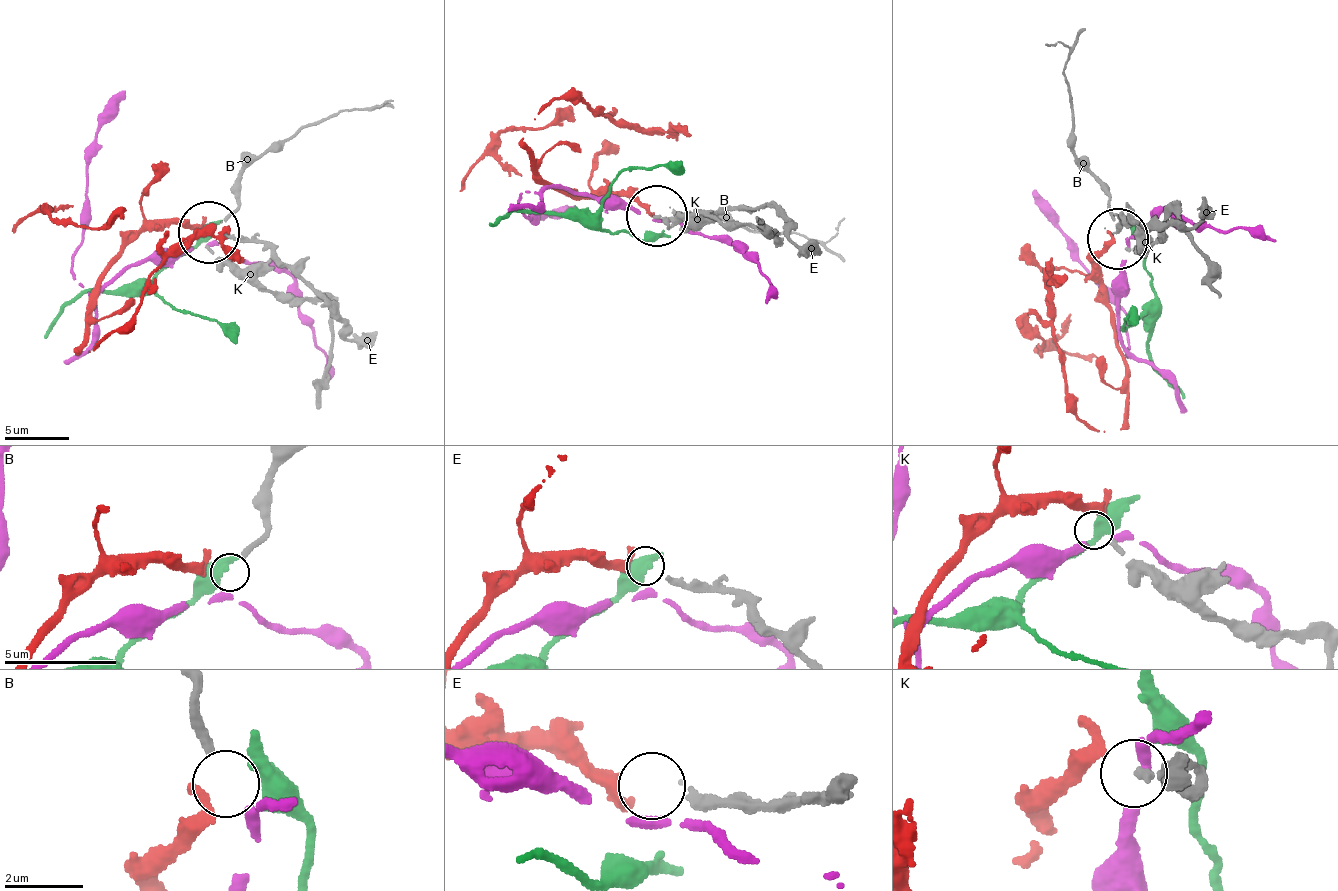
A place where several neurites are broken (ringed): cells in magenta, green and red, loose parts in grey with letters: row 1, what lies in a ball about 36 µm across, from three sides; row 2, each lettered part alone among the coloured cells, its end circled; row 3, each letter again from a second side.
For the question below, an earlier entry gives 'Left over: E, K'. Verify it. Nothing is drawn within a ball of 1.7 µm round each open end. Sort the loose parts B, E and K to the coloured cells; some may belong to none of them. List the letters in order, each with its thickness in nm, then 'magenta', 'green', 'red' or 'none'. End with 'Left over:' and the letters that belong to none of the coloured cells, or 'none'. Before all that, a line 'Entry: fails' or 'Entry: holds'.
Entry: fails
B: 260 nm thick; magenta
E: 40 nm thick; red
K: 220 nm thick; none
Left over: K

